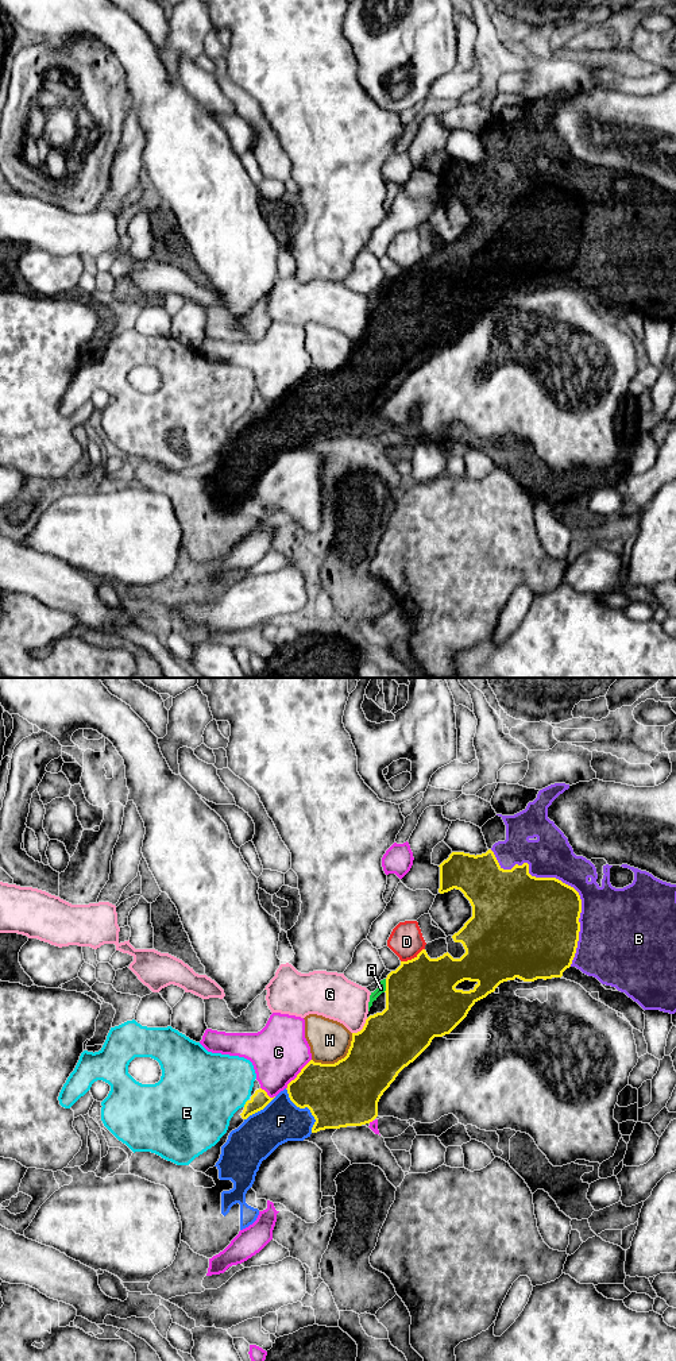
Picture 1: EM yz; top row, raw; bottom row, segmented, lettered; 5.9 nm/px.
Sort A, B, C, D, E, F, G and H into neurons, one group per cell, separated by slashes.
A B F / C / D / E / G / H

